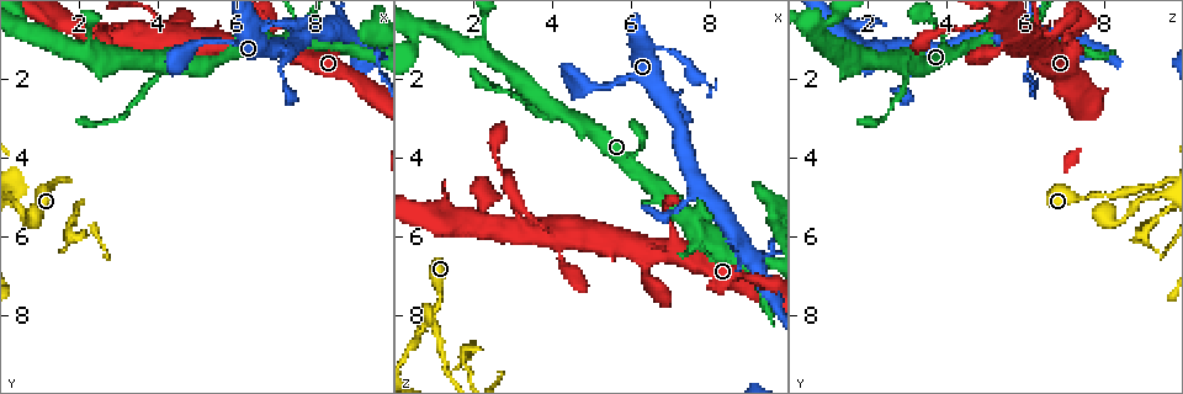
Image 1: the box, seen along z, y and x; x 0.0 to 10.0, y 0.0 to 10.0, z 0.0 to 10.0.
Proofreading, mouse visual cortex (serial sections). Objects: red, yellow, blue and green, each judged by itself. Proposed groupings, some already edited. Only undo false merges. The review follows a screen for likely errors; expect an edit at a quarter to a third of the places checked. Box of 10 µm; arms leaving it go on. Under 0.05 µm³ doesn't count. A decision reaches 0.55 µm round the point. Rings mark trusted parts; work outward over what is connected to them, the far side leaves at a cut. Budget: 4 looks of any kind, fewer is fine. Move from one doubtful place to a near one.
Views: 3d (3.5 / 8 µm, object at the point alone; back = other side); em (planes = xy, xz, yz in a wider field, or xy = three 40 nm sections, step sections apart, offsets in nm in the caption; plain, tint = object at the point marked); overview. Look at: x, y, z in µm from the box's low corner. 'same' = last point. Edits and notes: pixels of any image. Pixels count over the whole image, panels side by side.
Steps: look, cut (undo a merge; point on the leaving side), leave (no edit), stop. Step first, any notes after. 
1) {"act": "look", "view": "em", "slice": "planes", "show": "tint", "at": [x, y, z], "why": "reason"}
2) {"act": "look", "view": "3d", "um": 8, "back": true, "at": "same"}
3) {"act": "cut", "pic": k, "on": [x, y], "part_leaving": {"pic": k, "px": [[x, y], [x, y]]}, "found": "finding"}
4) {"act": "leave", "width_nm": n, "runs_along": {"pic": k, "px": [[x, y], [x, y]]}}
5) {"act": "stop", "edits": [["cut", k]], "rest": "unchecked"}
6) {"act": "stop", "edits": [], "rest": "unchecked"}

{"act": "look", "view": "3d", "um": 3.5, "at": [4.10, 1.50, 2.85], "why": "side arm on a straight run"}

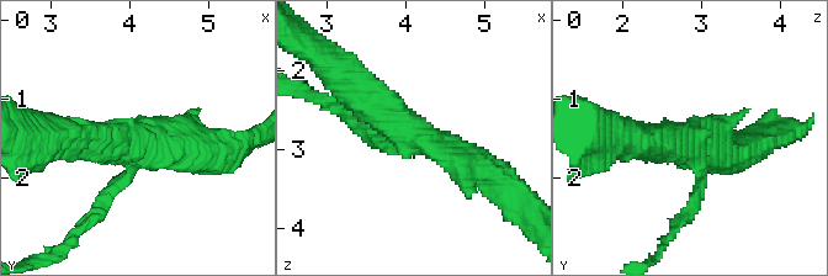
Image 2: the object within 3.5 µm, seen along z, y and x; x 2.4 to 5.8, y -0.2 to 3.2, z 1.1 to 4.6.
{"act": "look", "view": "em", "slice": "xy", "step": 1, "show": "tint", "at": [4.15, 1.55, 2.85], "why": "now the EM"}

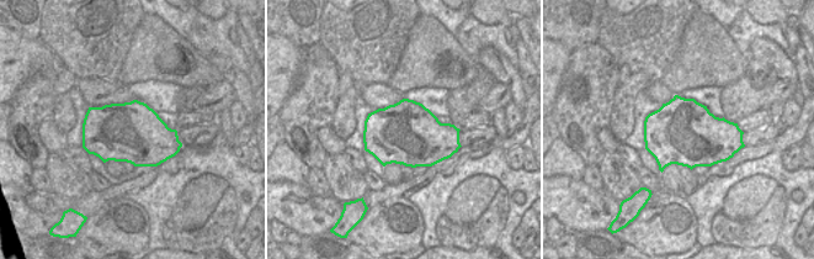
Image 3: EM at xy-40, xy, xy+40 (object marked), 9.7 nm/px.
{"act": "cut", "pic": 2, "on": [695, 203], "part_leaving": {"pic": 2, "px": [[700, 176], [694, 207], [656, 256]]}, "found": "two cells meet here"}

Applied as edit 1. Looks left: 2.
{"act": "look", "view": "3d", "um": 3.5, "at": [4.20, 0.85, 6.10], "why": "thin arm on a thick one"}

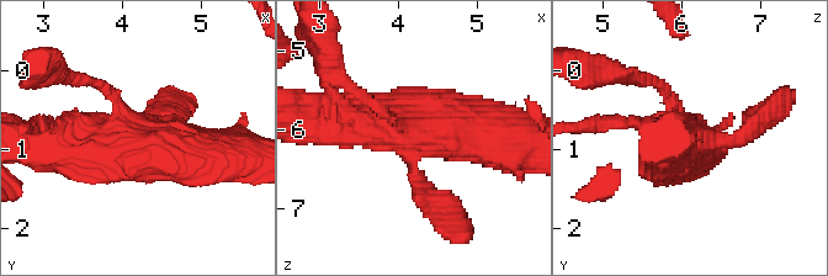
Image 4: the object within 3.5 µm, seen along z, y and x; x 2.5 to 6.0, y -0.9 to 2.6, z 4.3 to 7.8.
{"act": "leave", "runs_along": {"pic": 4, "px": [[500, 138], [433, 118], [338, 118]]}, "found": "continuous, no second cell"}

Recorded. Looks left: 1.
{"act": "stop", "edits": [["cut", 2]], "rest": "unchecked"}

